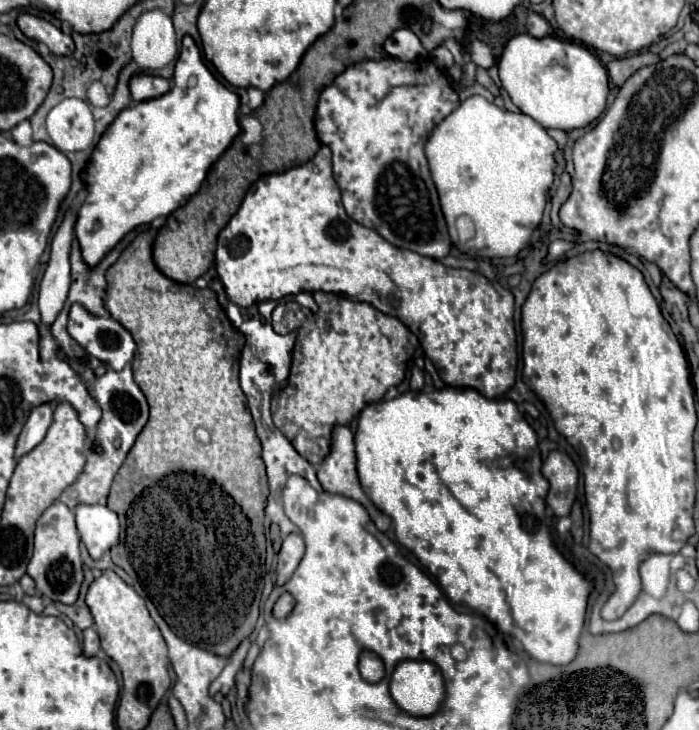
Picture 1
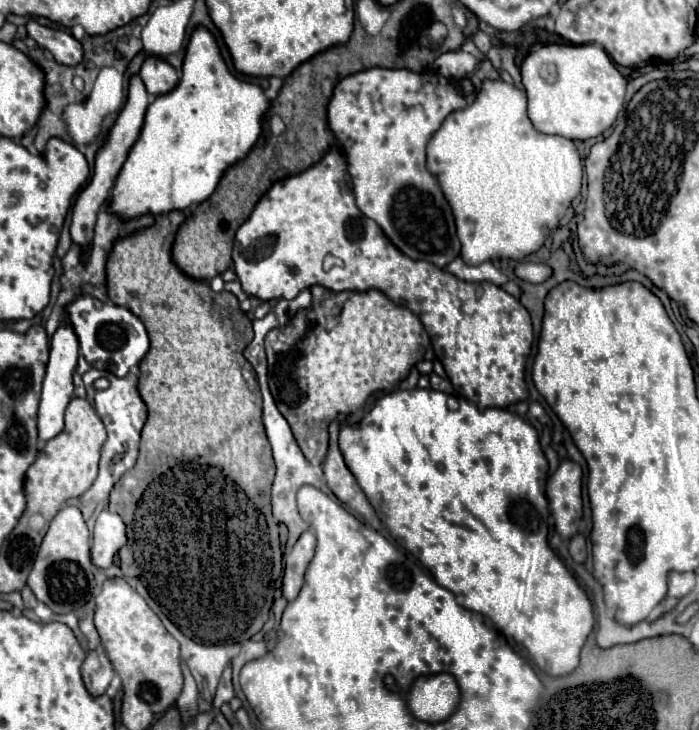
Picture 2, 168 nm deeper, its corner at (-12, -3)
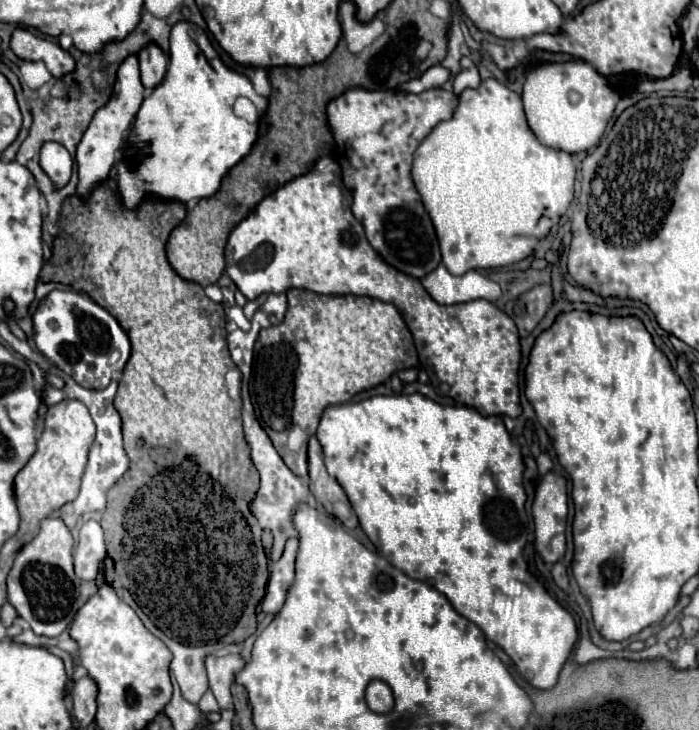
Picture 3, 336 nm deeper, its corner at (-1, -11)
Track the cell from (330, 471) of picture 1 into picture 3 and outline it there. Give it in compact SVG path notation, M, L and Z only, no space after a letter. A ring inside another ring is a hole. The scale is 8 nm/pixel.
M315 437L309 439L309 477L311 477L311 493L325 507L325 511L337 517L347 529L357 527L357 515L351 509L351 503L341 489L341 485L329 477L323 465L323 451Z

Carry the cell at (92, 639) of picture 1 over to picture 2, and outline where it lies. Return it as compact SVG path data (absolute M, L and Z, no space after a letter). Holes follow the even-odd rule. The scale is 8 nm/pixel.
M94 649L88 651L84 663L82 663L82 679L86 683L86 689L92 695L102 695L110 681L114 677L114 667L110 663L110 659L104 655L104 649Z

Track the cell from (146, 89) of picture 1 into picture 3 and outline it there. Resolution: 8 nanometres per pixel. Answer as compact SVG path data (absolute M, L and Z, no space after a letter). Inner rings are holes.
M147 43L139 51L139 63L141 63L141 81L147 89L153 89L161 83L167 71L167 55L161 51L159 45Z

